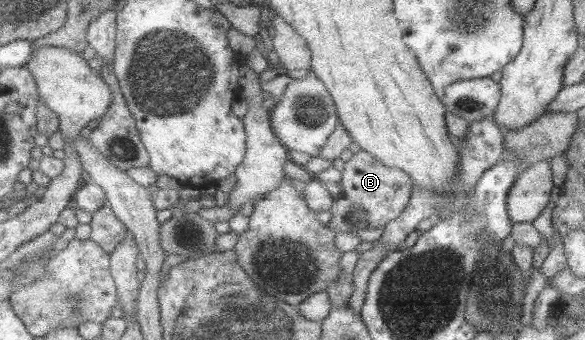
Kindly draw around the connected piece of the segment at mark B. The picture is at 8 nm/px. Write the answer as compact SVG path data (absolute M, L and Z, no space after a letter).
M361 149L352 154L341 173L344 195L350 197L357 207L361 207L368 217L368 229L385 228L407 209L416 188L415 182L403 169L385 165L372 153Z

